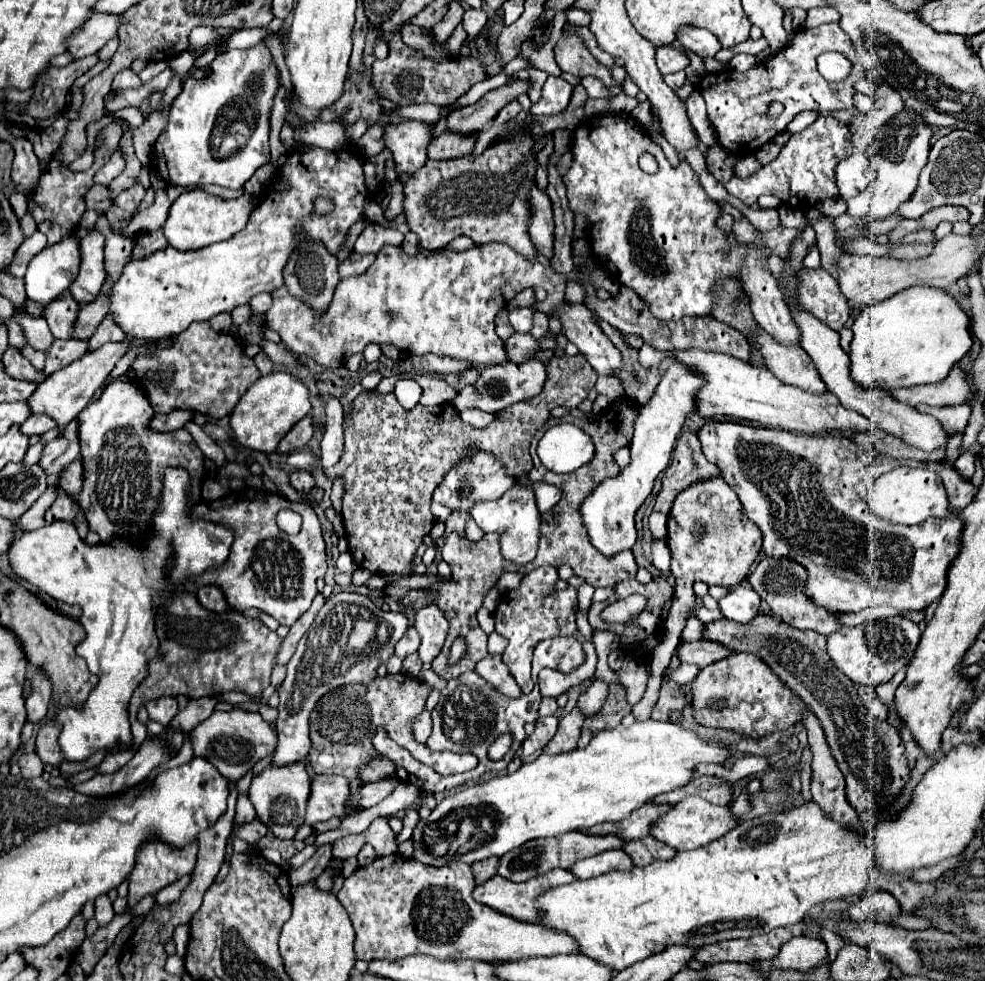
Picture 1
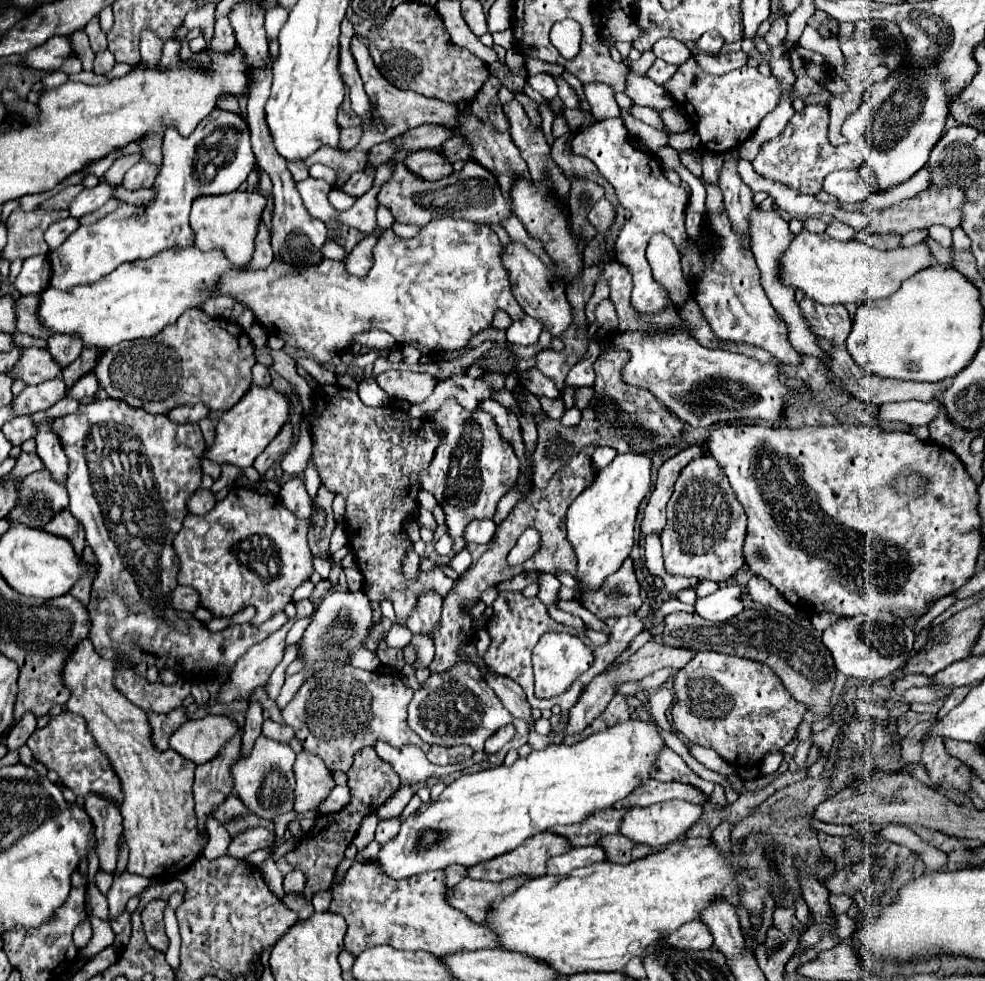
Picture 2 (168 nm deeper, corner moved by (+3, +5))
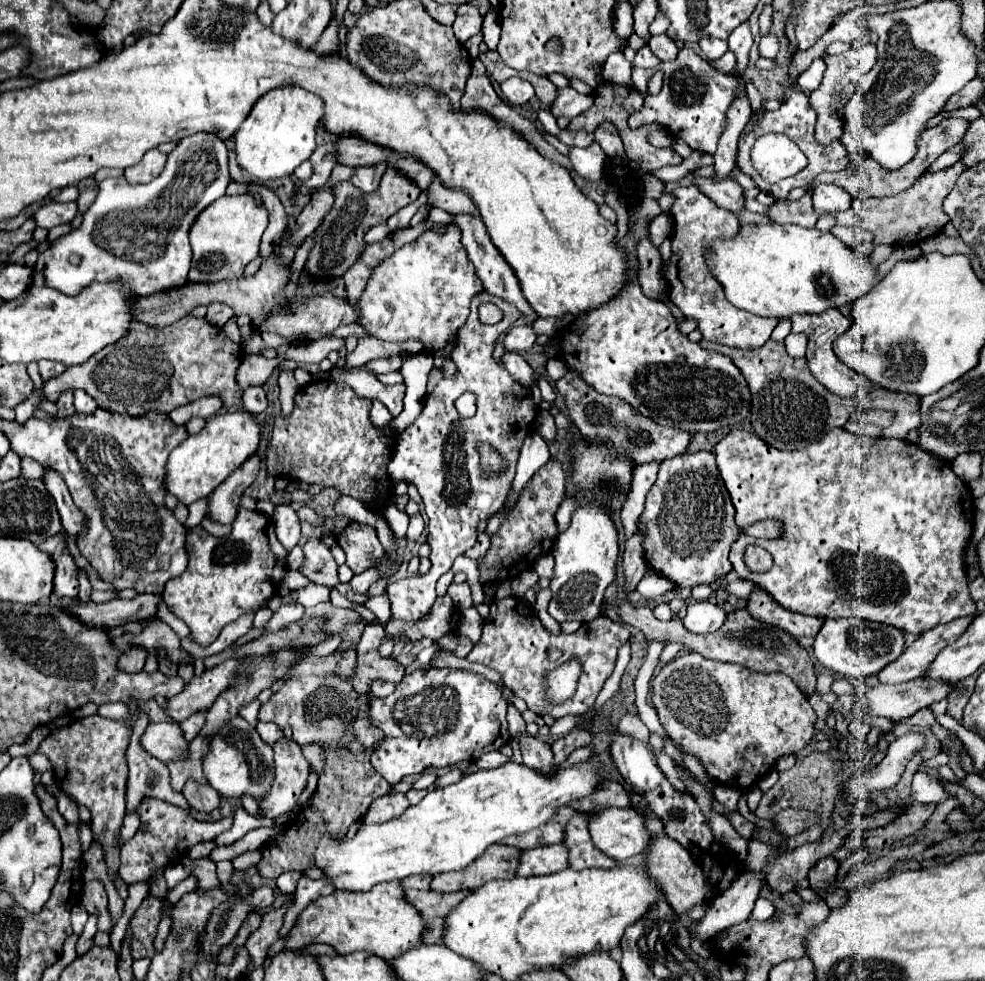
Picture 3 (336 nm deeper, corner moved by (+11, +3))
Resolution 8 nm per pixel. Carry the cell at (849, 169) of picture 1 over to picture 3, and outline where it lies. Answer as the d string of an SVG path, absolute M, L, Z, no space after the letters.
M820 184L812 194L812 206L816 212L838 212L848 210L852 198L844 194L840 186Z

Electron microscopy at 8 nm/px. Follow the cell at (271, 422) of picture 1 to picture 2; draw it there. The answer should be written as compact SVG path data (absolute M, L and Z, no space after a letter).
M252 384L246 396L238 404L234 404L230 410L226 410L216 426L216 440L214 444L206 450L204 456L218 464L234 464L238 468L252 466L256 456L264 452L264 448L276 438L280 428L288 422L290 418L290 402L288 398L276 390L272 384L270 386L256 386Z

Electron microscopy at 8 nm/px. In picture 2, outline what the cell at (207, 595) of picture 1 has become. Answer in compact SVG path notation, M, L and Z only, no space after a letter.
M178 586L174 592L172 592L172 602L178 610L188 610L188 612L194 612L196 608L200 608L200 596L194 588L190 586Z

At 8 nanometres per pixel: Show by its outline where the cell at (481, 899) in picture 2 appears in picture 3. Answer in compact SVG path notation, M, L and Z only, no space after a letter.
M406 890L404 898L410 902L424 920L424 944L438 944L438 934L442 934L442 914L460 902L466 892L458 894L430 894L430 890Z

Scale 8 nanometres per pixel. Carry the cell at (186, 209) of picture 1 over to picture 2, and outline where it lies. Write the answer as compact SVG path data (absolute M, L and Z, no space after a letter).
M236 190L220 196L198 196L198 200L192 202L192 214L190 214L194 246L204 252L212 248L224 248L228 250L232 264L236 266L246 264L246 260L250 260L254 252L254 236L258 232L258 220L264 206L266 206L266 198L260 192Z

